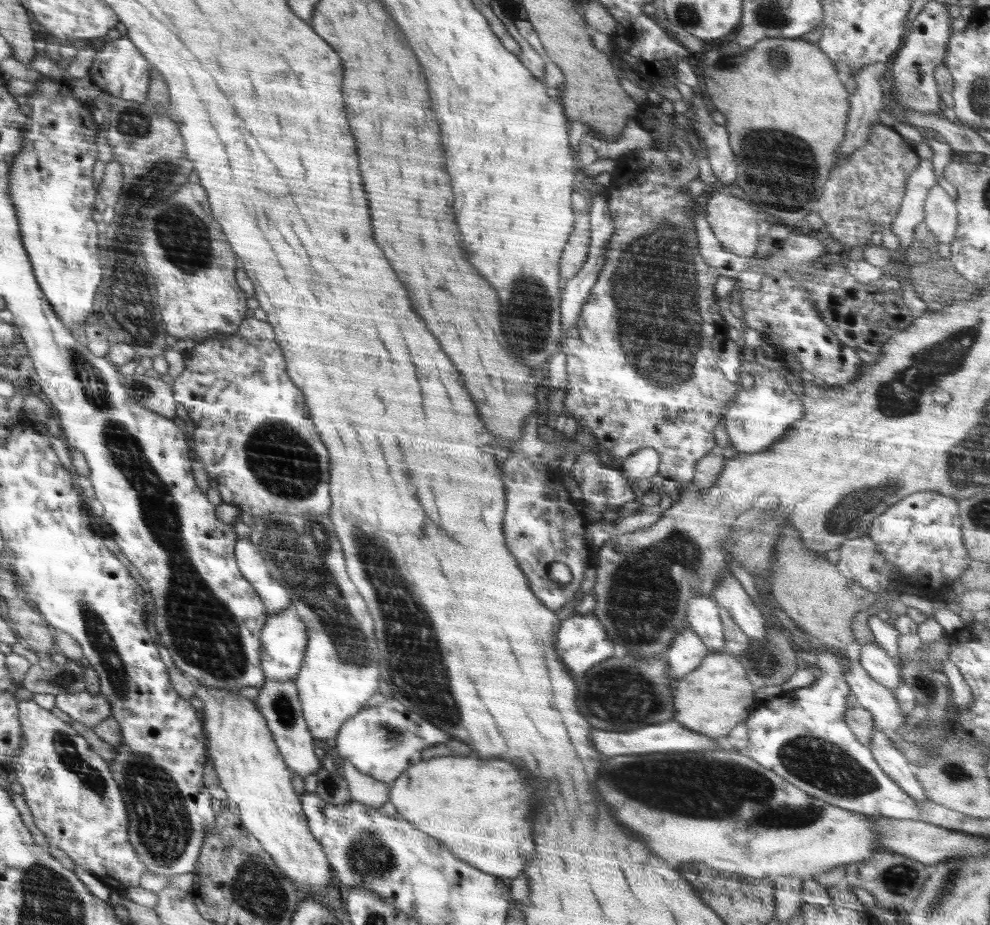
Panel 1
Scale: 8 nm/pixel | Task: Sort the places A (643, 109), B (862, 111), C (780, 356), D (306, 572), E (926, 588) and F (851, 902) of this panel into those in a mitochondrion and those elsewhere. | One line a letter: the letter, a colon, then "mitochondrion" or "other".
A: other
B: other
C: other
D: mitochondrion
E: other
F: other

